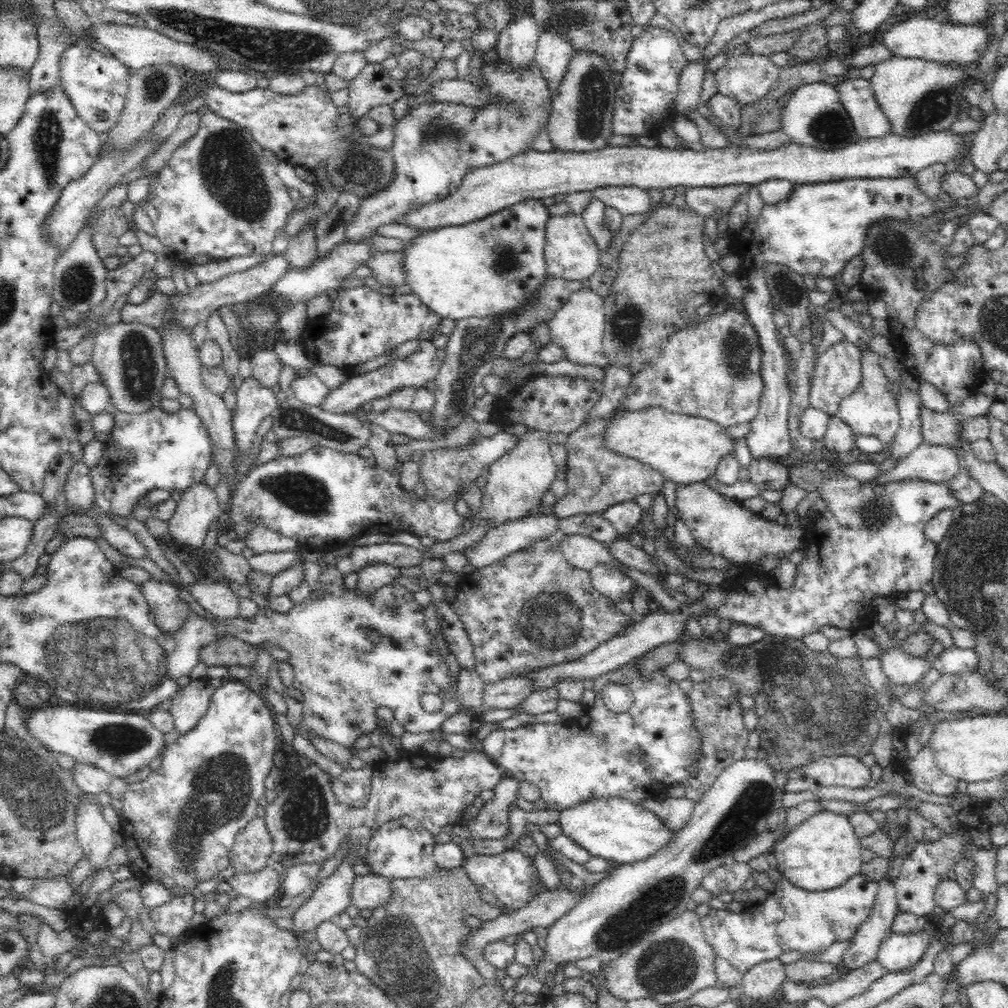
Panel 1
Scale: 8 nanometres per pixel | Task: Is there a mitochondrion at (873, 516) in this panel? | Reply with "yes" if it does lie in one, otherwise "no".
yes

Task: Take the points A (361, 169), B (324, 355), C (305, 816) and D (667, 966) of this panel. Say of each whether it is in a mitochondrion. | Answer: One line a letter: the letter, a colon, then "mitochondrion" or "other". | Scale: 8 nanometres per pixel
A: mitochondrion
B: other
C: mitochondrion
D: mitochondrion

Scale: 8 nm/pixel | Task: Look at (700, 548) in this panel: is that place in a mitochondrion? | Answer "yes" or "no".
no

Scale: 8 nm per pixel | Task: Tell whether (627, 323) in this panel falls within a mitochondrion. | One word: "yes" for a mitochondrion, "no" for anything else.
yes

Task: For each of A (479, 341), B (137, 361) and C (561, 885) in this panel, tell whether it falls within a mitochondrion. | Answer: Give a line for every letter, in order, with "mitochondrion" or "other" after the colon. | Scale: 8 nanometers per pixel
A: mitochondrion
B: mitochondrion
C: other

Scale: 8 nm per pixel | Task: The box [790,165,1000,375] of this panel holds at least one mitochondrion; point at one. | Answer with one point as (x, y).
(893, 246)

